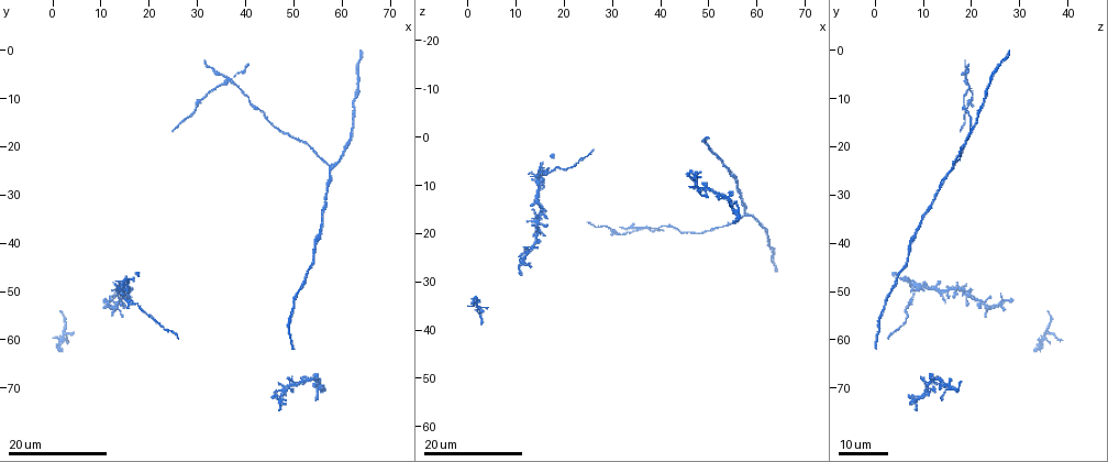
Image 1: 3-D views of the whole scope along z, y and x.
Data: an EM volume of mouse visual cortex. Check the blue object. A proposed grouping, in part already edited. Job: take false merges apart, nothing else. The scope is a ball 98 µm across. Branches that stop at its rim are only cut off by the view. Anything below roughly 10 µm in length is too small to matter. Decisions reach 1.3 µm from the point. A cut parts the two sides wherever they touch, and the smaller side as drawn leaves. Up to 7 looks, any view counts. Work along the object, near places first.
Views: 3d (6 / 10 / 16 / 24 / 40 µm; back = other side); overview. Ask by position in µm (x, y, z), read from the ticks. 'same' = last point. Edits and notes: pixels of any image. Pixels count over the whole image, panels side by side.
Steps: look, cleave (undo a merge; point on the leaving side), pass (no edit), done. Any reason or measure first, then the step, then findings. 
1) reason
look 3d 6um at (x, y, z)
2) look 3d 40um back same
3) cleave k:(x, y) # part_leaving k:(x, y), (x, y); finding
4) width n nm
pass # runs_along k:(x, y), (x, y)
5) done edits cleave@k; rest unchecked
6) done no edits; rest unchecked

calibre changes
look 3d 24um at (41.5, 11.5, 18.0)

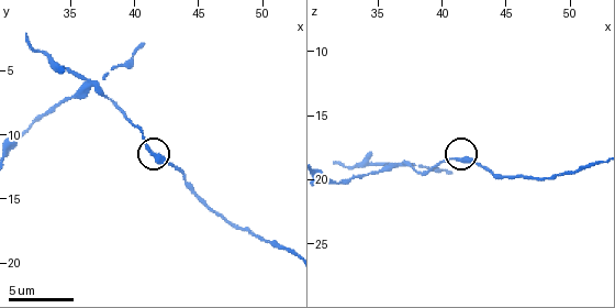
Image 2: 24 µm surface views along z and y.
closer look
look 3d 10um at (41.4, 11.4, 18.4)

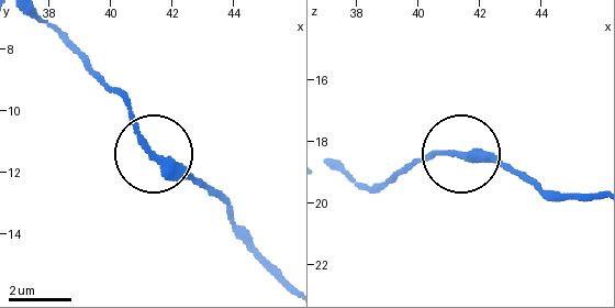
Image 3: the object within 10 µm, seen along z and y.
pass # runs_along 3:(596, 194), (555, 194), (494, 163), (426, 154); continuous, no second cell

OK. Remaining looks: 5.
branch point
look 3d 16um at (57.0, 24.5, 16.0)

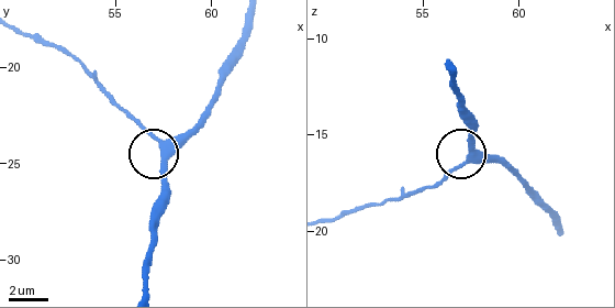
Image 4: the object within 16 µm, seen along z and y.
zoom in
look 3d 6um at (57.5, 24.0, 16.2)

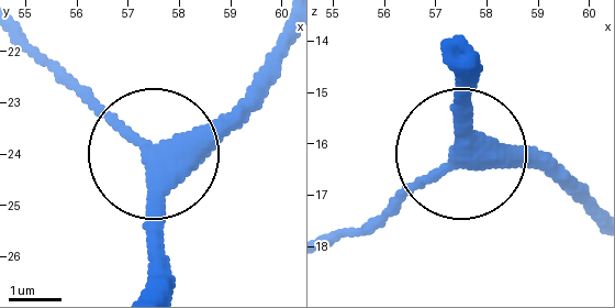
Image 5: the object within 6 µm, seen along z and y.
arms 3
pass # runs_along 5:(453, 45), (466, 141), (567, 176); all the same cell

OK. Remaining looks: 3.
calibre changes
look 3d 24um at (11.0, 53.0, 26.0)

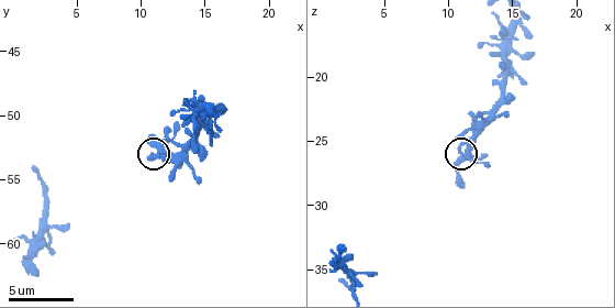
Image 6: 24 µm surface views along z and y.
look 3d 10um at (11.4, 52.4, 26.0)

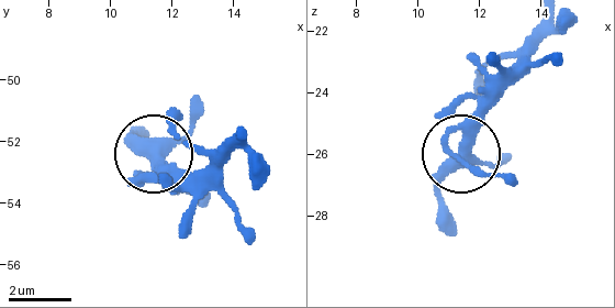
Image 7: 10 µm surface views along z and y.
width 380 nm
pass # runs_along 7:(544, 23), (444, 180), (436, 218); one cell here

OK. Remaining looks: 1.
done no edits; rest unchecked

